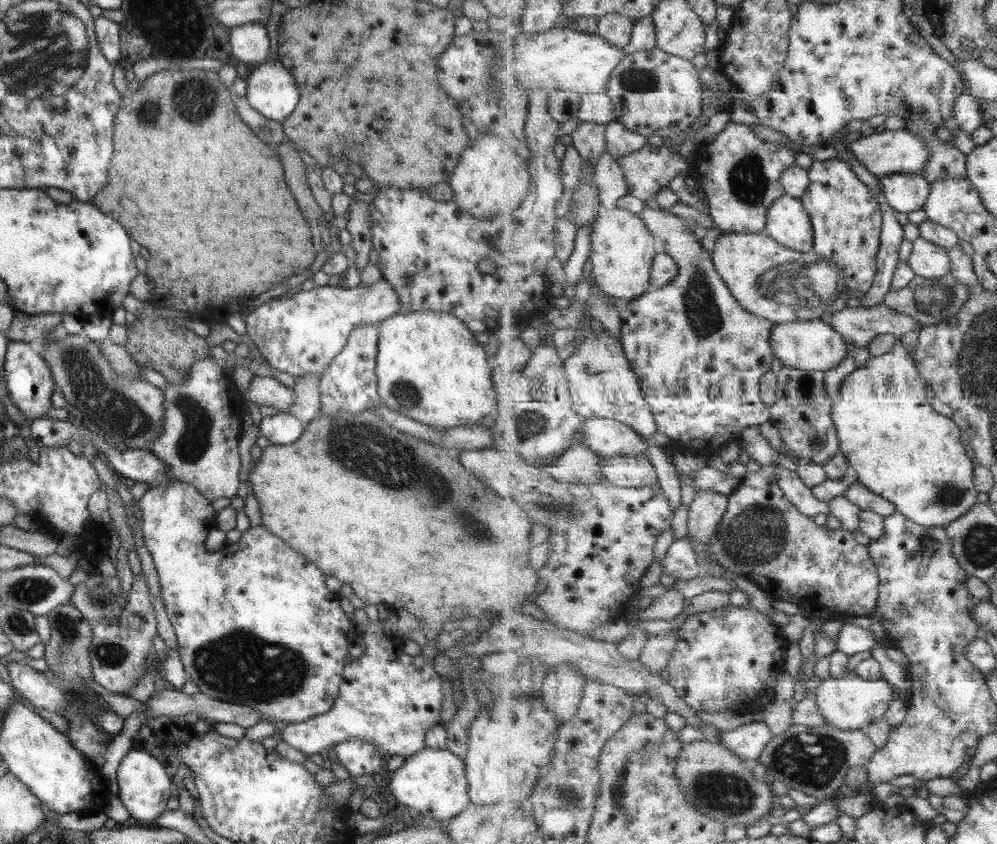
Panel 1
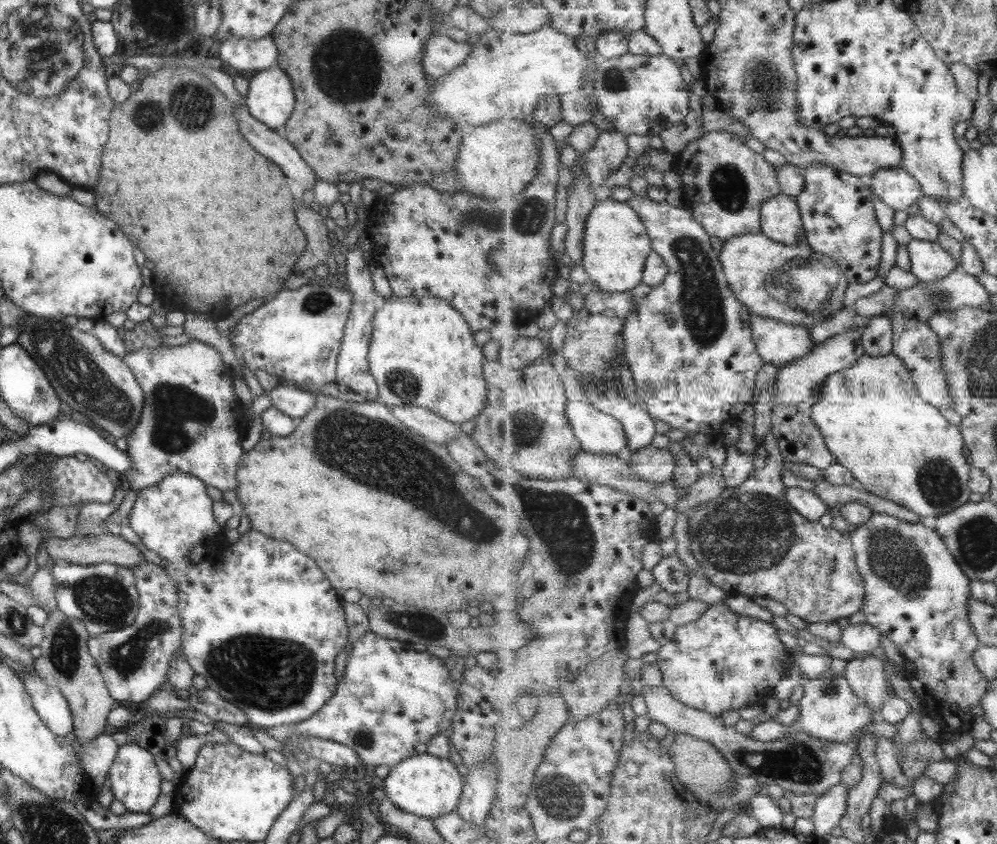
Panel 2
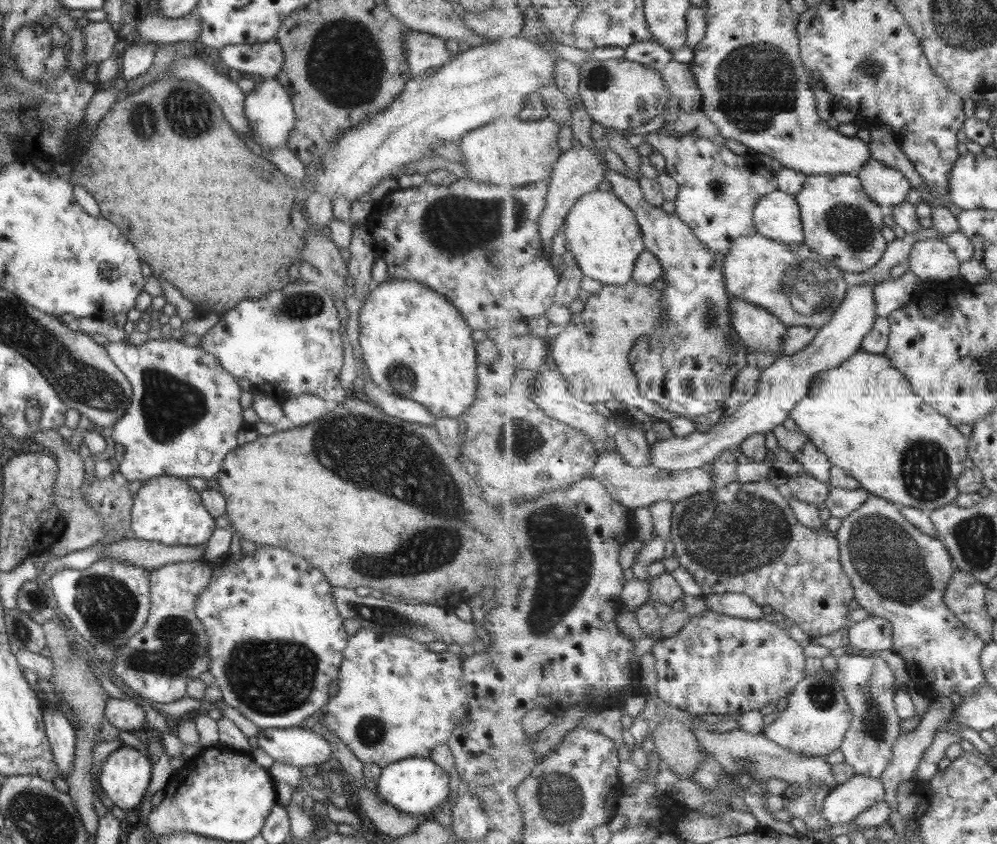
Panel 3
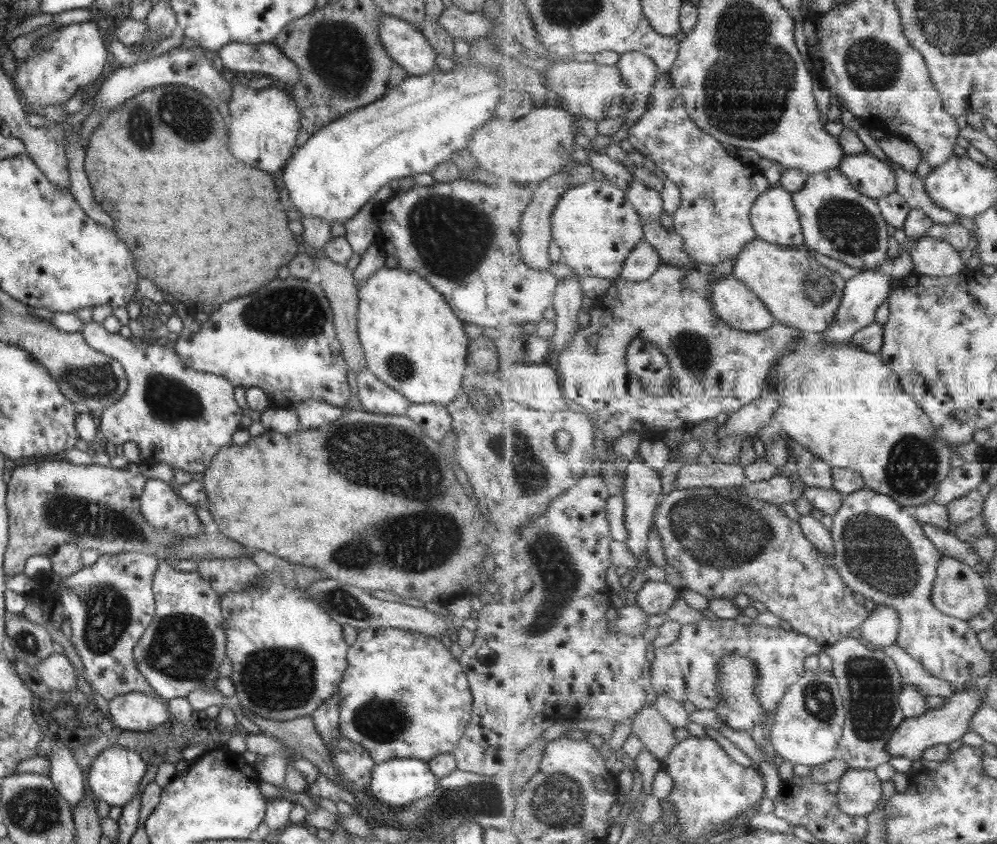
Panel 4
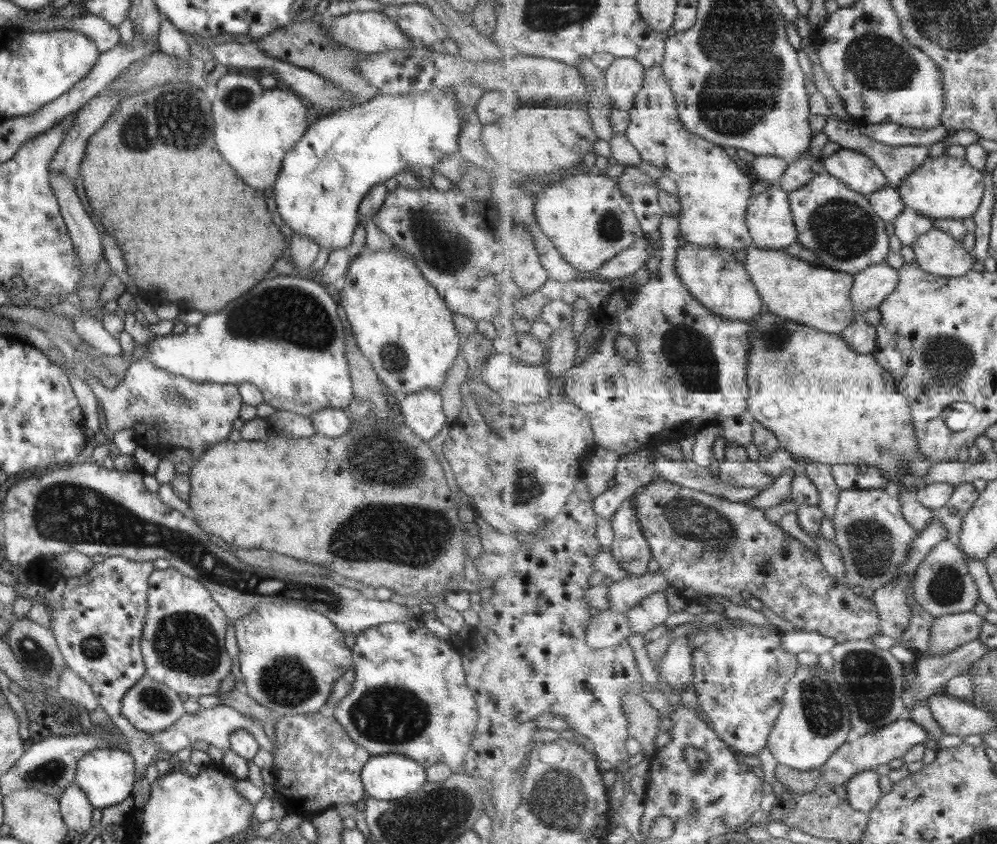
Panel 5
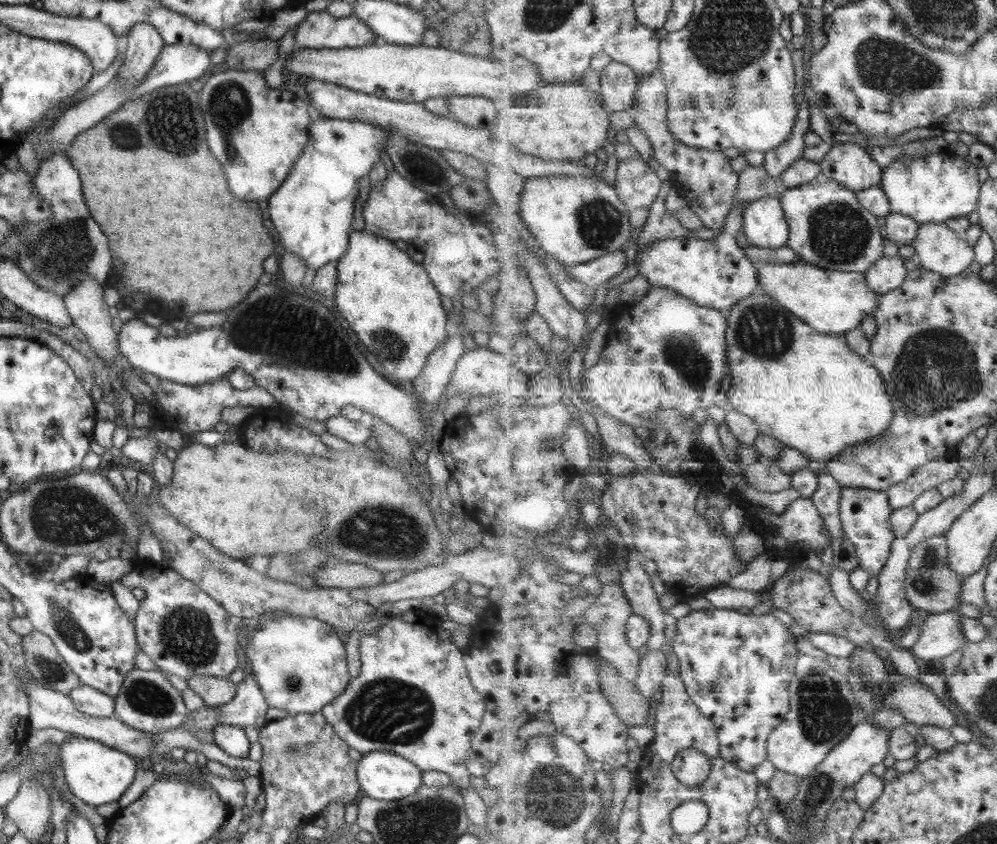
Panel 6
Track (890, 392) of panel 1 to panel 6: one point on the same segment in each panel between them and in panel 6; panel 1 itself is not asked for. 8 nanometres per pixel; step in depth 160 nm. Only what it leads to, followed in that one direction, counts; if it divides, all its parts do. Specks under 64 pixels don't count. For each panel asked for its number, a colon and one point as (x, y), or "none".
2: (876, 424)
3: (865, 415)
4: (847, 405)
5: (825, 402)
6: (811, 391)

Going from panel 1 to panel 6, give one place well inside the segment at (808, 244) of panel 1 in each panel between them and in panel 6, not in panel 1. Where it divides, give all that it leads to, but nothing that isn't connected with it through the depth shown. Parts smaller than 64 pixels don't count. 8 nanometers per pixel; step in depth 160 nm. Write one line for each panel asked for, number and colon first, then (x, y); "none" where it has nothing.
2: (781, 219)
3: (778, 216)
4: (775, 218)
5: (770, 219)
6: (765, 224)

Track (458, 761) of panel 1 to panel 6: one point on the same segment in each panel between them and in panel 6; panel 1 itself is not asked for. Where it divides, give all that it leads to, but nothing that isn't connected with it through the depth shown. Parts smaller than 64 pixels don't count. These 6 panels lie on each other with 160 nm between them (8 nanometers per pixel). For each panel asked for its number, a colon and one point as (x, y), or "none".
2: (424, 785)
3: (416, 786)
4: (396, 782)
5: (388, 777)
6: (381, 775)

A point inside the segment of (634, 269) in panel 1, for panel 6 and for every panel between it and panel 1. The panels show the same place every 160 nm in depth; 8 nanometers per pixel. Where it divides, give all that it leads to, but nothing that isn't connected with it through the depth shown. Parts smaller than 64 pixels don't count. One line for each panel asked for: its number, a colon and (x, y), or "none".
2: (616, 245)
3: (603, 233)
4: (596, 227)
5: (587, 216)
6: (575, 219)

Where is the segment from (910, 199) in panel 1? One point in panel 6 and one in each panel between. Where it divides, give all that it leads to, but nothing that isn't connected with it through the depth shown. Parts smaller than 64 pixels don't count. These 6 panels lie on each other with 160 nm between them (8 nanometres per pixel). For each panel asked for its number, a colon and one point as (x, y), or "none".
2: (898, 188)
3: (888, 186)
4: (875, 178)
5: (853, 167)
6: (853, 166)

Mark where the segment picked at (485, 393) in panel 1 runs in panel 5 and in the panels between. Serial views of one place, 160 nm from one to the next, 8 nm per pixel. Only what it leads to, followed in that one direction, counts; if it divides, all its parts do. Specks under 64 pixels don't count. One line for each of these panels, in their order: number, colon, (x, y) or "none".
2: (421, 352)
3: (415, 345)
4: (412, 342)
5: (400, 324)

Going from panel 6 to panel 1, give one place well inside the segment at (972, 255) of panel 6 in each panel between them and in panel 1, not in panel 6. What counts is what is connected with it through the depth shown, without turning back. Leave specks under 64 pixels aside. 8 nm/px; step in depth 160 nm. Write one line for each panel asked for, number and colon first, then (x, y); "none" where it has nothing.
1: (928, 259)
2: (930, 261)
3: (932, 260)
4: (934, 257)
5: (936, 251)

